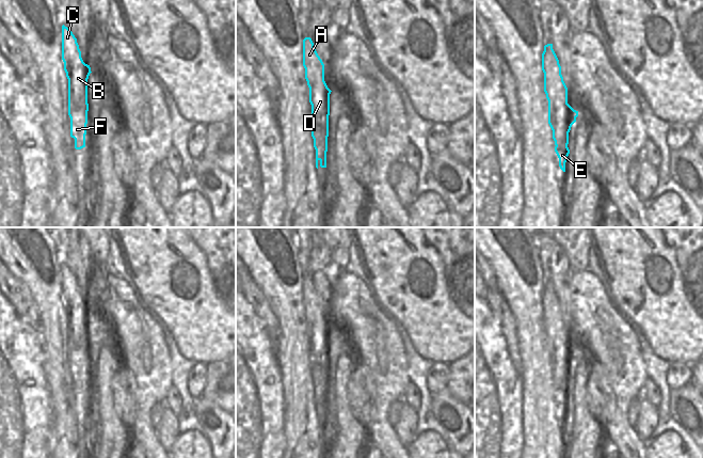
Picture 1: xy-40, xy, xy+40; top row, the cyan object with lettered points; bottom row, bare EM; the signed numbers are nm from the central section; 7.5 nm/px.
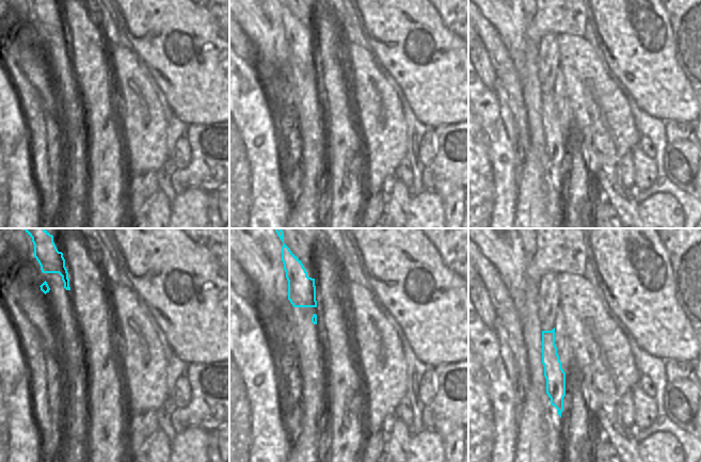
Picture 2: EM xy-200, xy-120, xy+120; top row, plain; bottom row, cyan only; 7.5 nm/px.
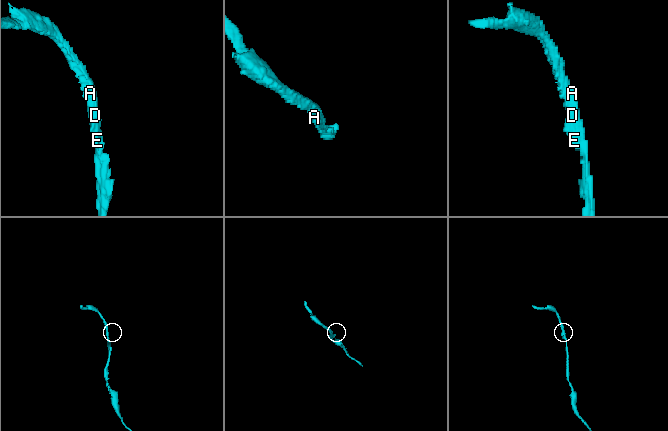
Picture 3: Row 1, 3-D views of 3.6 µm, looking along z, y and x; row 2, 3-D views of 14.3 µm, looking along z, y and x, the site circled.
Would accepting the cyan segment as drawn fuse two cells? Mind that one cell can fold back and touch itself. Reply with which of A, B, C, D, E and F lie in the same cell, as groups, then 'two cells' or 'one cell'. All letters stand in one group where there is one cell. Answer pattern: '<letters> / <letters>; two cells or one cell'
A B C D E F; one cell

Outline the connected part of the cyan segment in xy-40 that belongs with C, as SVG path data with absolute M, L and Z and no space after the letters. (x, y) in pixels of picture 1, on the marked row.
M62 26L62 60L68 79L68 115L70 117L70 137L75 139L75 148L85 147L87 124L87 79L90 65L81 58L77 38L73 32Z

